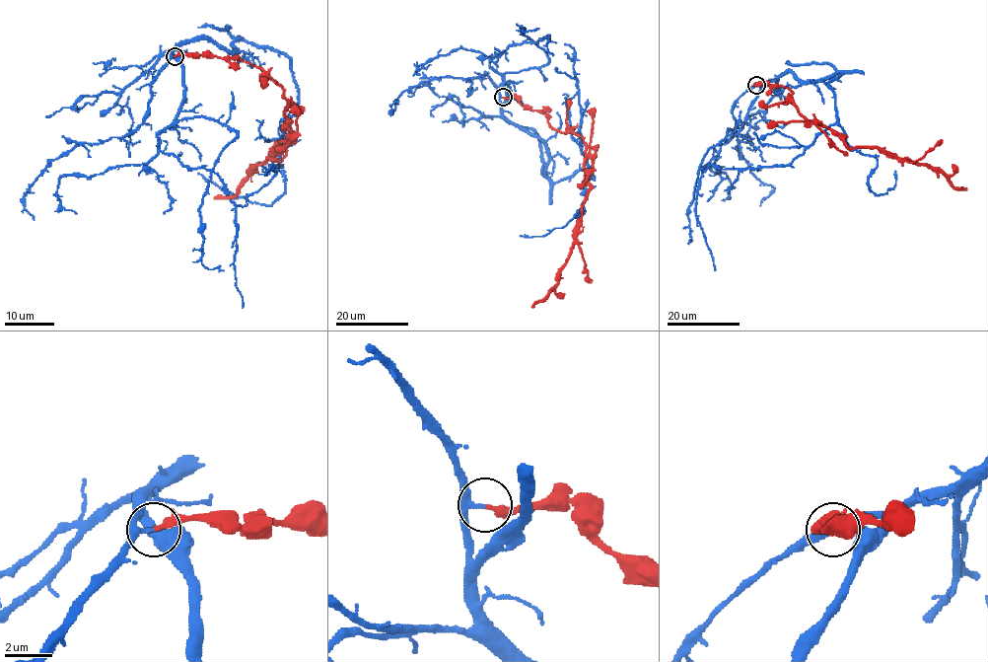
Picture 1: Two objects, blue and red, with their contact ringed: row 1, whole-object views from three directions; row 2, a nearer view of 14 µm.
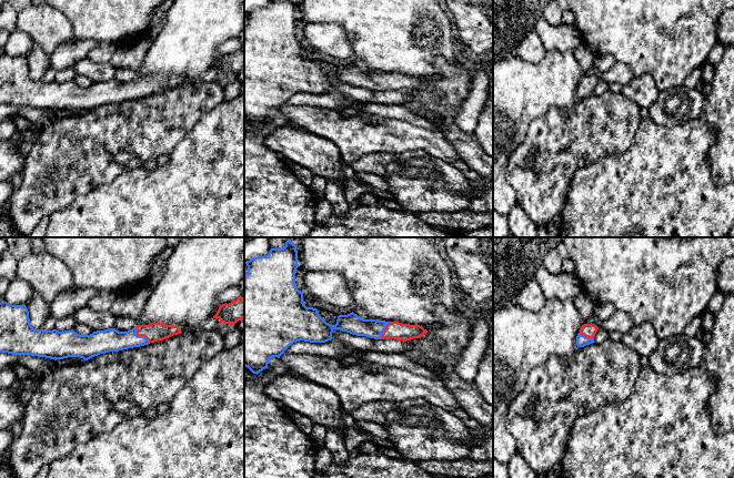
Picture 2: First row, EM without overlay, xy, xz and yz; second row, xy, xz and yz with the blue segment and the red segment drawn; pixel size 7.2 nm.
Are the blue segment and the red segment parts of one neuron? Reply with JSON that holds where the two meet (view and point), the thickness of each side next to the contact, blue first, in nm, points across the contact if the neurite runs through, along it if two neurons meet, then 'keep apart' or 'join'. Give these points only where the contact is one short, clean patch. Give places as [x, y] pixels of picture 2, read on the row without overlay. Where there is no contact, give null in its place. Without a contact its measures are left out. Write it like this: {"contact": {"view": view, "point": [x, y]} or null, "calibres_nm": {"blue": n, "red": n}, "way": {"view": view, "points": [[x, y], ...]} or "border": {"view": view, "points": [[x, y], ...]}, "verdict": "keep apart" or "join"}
{"contact": {"view": "xy", "point": [140, 88]}, "calibres_nm": {"blue": 160, "red": 140}, "verdict": "keep apart"}

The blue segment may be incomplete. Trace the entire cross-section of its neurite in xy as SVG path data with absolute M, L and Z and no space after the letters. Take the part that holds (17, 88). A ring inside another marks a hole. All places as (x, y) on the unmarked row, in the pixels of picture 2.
M0 54L0 104L31 106L51 111L80 109L88 112L100 105L119 103L150 95L137 87L137 79L128 83L115 80L80 87L73 81L34 81L30 77L26 57Z

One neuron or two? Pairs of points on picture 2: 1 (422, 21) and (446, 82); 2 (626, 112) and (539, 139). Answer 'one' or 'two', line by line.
1: two
2: one

